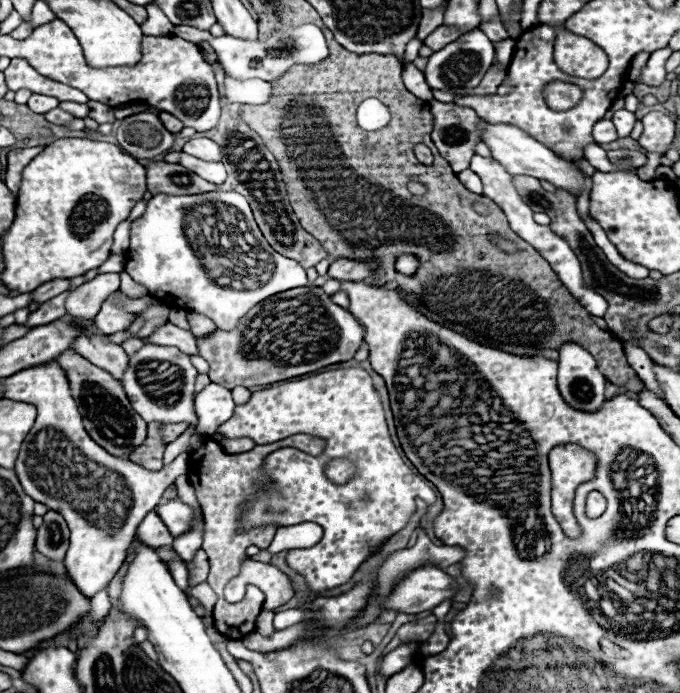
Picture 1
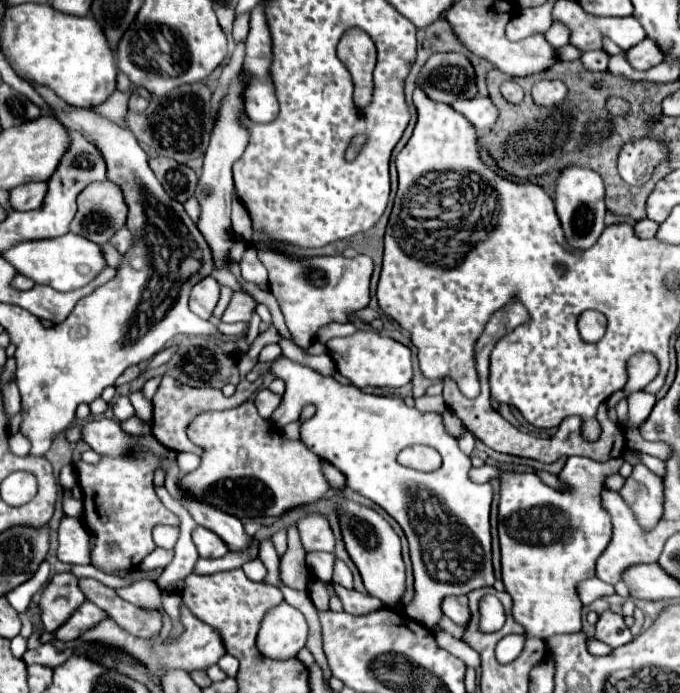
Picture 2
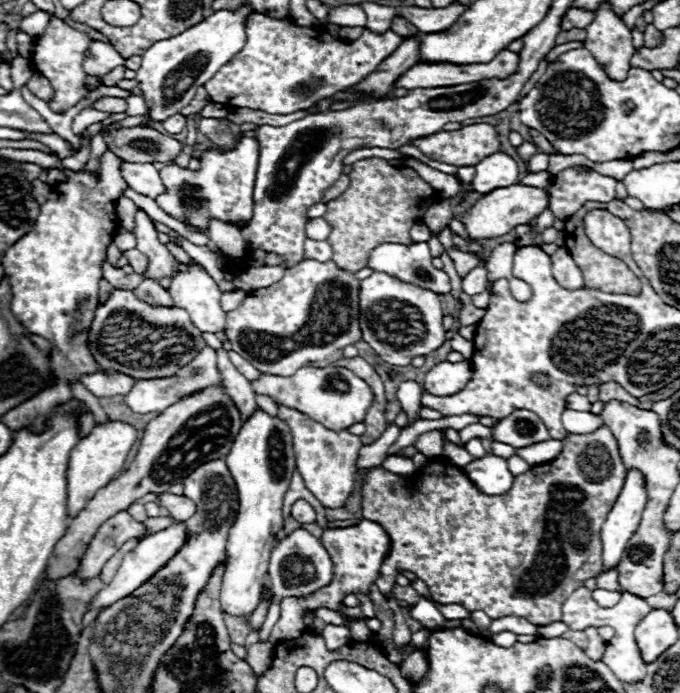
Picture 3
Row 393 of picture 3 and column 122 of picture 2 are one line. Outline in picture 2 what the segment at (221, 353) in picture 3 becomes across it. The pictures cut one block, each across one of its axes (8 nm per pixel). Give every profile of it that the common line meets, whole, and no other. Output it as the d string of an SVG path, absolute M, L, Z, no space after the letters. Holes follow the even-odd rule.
M122 228L122 230L118 230L112 238L110 238L110 244L120 252L120 254L124 254L128 248L130 248L130 232L126 230L126 228Z

